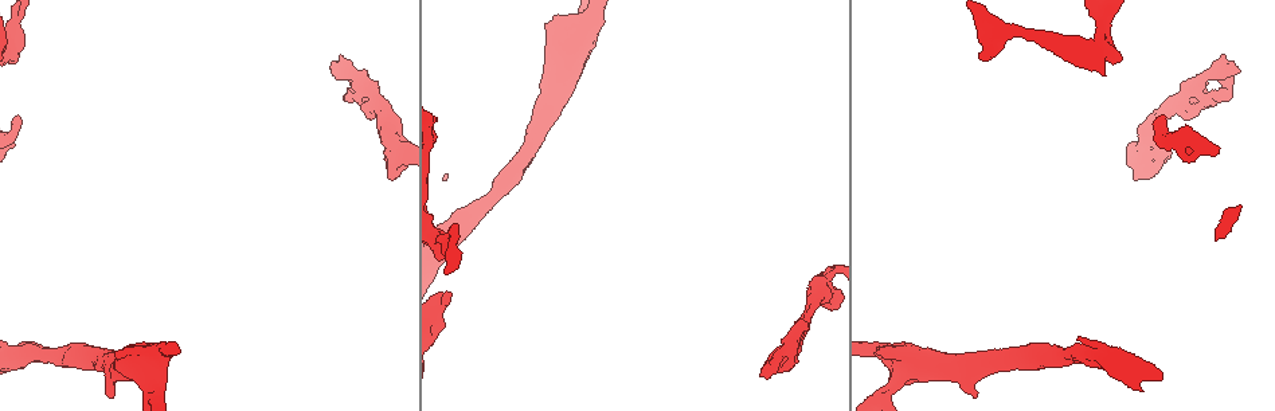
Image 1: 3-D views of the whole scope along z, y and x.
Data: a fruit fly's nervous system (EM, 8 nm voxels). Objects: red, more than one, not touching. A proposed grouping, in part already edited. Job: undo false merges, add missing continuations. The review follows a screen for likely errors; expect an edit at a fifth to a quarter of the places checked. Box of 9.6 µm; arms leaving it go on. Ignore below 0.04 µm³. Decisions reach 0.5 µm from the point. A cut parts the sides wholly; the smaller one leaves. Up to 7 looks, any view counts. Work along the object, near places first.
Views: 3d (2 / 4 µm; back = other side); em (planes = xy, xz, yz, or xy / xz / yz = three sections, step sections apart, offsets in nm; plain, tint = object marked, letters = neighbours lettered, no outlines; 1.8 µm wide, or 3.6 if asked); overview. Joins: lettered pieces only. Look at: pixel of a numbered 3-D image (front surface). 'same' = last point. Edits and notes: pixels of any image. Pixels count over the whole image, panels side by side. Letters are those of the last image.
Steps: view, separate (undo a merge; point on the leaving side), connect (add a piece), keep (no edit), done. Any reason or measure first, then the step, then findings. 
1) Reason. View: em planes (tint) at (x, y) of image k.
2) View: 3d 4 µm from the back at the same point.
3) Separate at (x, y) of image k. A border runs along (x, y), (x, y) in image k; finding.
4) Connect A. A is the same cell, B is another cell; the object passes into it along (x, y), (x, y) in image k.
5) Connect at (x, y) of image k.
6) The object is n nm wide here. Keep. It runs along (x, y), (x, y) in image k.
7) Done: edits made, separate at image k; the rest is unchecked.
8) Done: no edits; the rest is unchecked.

An open end. View: 3d 2 µm at (449, 303) of image 1.

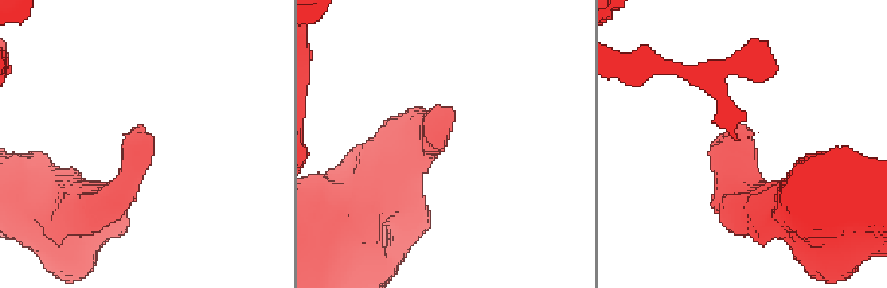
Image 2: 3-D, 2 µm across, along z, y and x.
Shape alone is not enough. View: em planes (letters) at (437, 151) of image 2.

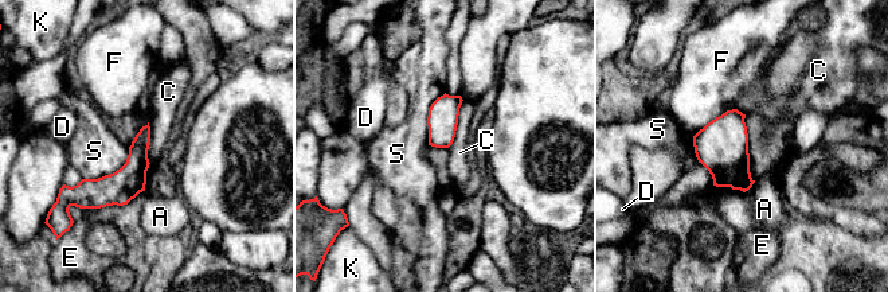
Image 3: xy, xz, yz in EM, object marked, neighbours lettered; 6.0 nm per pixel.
Keep. A, C, D, E, F, K and S are other cells; a border runs along (462, 100), (456, 136), (448, 148) in image 3; no lettered piece goes on from it.

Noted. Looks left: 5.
Thick end. View: 3d 4 µm from the back at (555, 18) of image 1.

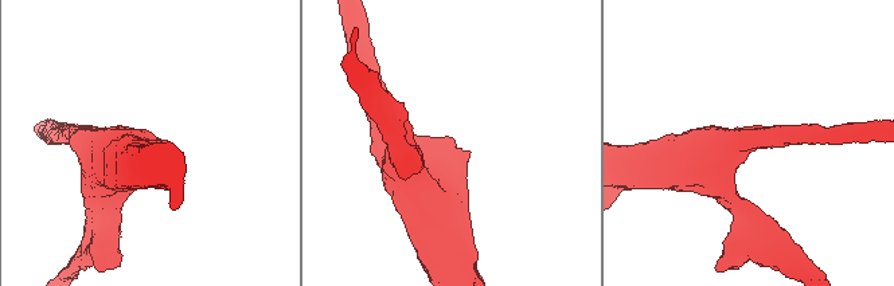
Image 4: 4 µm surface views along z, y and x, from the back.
View: em 3.6 µm xy step 8 (letters) at (452, 140) of image 4.

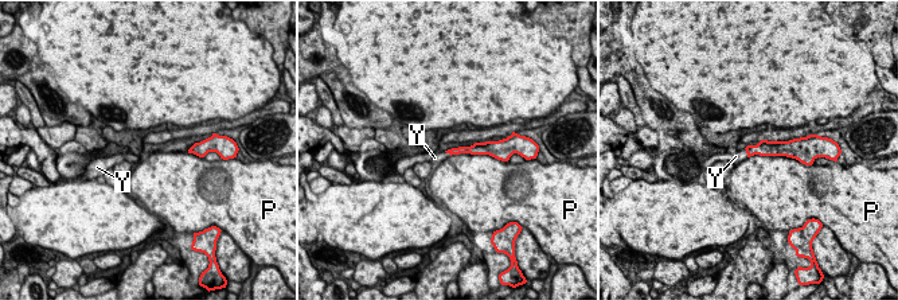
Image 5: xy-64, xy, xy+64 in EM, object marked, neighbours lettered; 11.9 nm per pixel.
View: em 3.6 µm planes (letters) at the same point.

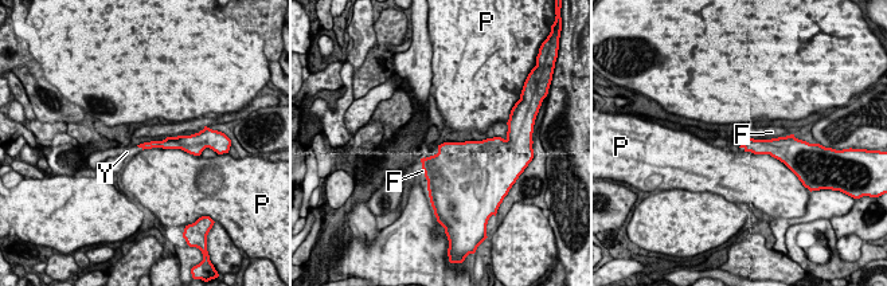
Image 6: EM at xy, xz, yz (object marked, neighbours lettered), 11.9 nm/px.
Connect Y. Y is the same cell, F and P are other cells; it goes on there.

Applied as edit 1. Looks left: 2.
Branch stops here. View: em 3.6 µm planes (tint) at (394, 179) of image 1.

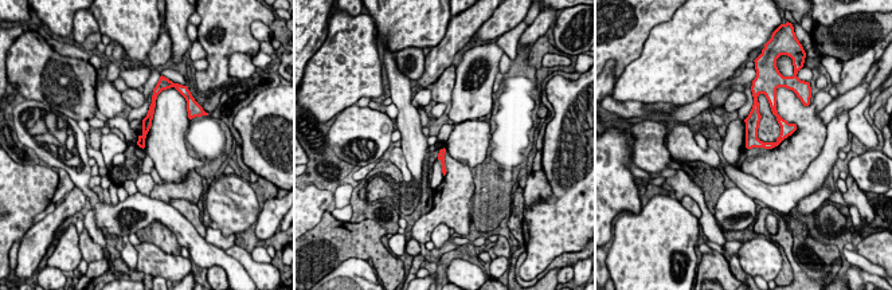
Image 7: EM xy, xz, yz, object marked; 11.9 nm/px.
View: em 3.6 µm planes (letters) at the same point.

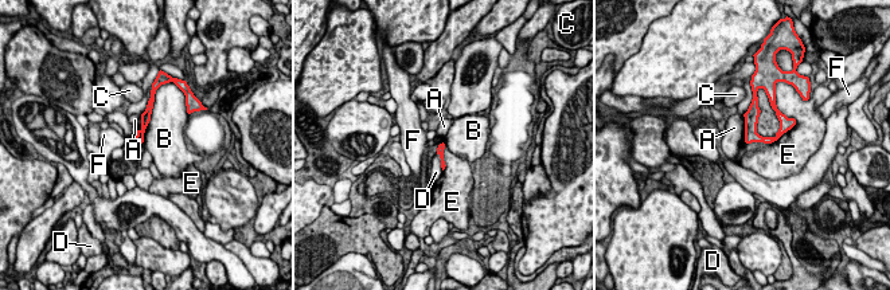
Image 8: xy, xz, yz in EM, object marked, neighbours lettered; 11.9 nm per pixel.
Keep. A, B, C, D, E and F are other cells; a border runs along (155, 98), (151, 120), (141, 142) in image 8; no lettered piece goes on from it.

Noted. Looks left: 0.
Done: edits made, connect at image 6; the rest is unchecked.

